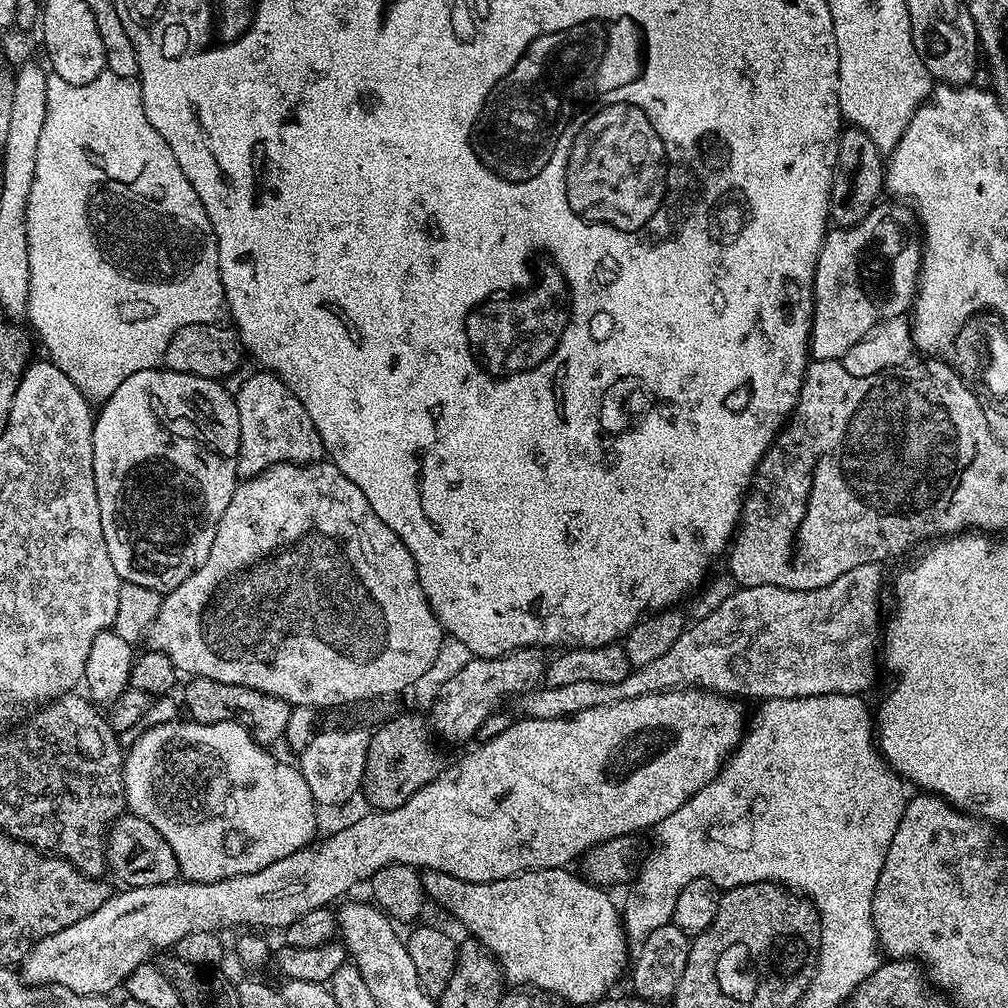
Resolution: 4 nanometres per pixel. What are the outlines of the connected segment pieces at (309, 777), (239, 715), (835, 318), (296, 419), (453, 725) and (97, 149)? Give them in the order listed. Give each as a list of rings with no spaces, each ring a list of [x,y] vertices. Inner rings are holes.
[[[332,728],[329,732],[317,731],[304,749],[298,752],[298,767],[310,794],[321,809],[336,808],[352,800],[361,791],[368,753],[369,729]]]
[[[201,676],[189,679],[187,683],[188,689],[184,692],[182,704],[185,709],[188,707],[187,715],[195,723],[217,724],[223,720],[233,720],[234,723],[247,728],[253,738],[265,746],[272,746],[276,739],[283,737],[293,705],[287,704],[282,698],[265,696],[253,688],[230,686]]]
[[[911,207],[873,208],[871,214],[853,228],[833,227],[820,247],[818,262],[814,270],[812,287],[812,338],[810,356],[812,360],[838,360],[859,340],[884,320],[904,316],[913,307],[916,285],[920,283],[920,258],[922,244],[908,227],[914,224]]]
[[[256,370],[241,382],[240,389],[235,389],[234,399],[240,423],[240,453],[236,463],[240,480],[254,478],[275,464],[314,464],[325,459],[324,443],[314,422],[310,422],[310,414],[306,414],[302,402],[294,398],[279,376]]]
[[[516,648],[505,656],[481,656],[469,660],[454,678],[437,690],[426,716],[431,731],[448,744],[460,744],[470,739],[491,718],[496,703],[503,696],[521,696],[524,692],[531,692],[543,681],[546,660],[542,656],[539,649]]]
[[[105,70],[102,74],[98,74],[98,78],[94,78],[94,82],[86,82],[82,86],[74,86],[73,84],[68,84],[62,78],[58,78],[55,74],[49,75],[46,82],[46,118],[42,122],[42,134],[38,138],[34,180],[30,186],[30,198],[24,213],[26,214],[26,226],[28,227],[28,258],[30,260],[30,288],[28,290],[26,320],[32,323],[33,329],[31,328],[31,331],[33,333],[36,331],[40,335],[40,340],[44,343],[45,350],[49,352],[45,353],[50,357],[52,363],[57,364],[63,370],[66,378],[70,378],[70,382],[74,382],[74,386],[78,386],[78,390],[89,402],[108,400],[110,394],[114,394],[114,390],[118,390],[118,386],[122,386],[122,382],[126,382],[126,378],[130,378],[130,374],[138,374],[138,370],[150,370],[157,367],[163,361],[164,351],[168,345],[169,338],[182,326],[219,324],[225,319],[226,305],[224,302],[224,287],[220,277],[218,246],[216,245],[216,236],[212,233],[210,218],[206,218],[206,210],[202,206],[198,194],[194,194],[194,186],[190,186],[186,174],[182,174],[182,166],[178,166],[178,158],[174,158],[174,150],[170,150],[170,146],[166,146],[166,138],[162,138],[162,134],[158,134],[158,130],[154,130],[154,126],[150,126],[150,118],[146,118],[146,110],[144,109],[144,95],[139,83],[135,79],[118,78],[118,74]]]

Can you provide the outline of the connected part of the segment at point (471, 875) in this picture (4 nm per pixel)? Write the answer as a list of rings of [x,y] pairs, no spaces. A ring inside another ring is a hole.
[[[691,687],[670,692],[651,692],[645,696],[619,700],[606,706],[594,706],[590,710],[582,710],[577,716],[562,720],[517,719],[517,724],[502,729],[497,736],[490,737],[485,744],[478,745],[473,752],[466,753],[453,768],[445,767],[439,776],[434,777],[429,784],[418,789],[406,802],[402,802],[402,806],[398,806],[389,812],[369,811],[367,813],[369,816],[364,816],[361,820],[356,820],[353,824],[338,829],[333,836],[328,836],[325,840],[317,839],[286,858],[270,862],[270,866],[266,866],[254,874],[242,874],[234,878],[219,880],[213,884],[173,882],[171,884],[159,884],[158,886],[146,886],[145,888],[125,887],[120,890],[124,892],[118,893],[117,896],[116,893],[109,895],[104,904],[98,906],[98,910],[94,910],[94,914],[86,914],[86,918],[82,918],[82,922],[74,922],[74,926],[66,926],[62,930],[58,930],[58,934],[50,934],[46,938],[35,941],[32,949],[24,955],[24,959],[18,965],[19,975],[25,984],[57,984],[74,990],[74,994],[108,996],[119,984],[121,987],[127,981],[128,975],[139,964],[145,963],[149,958],[152,958],[155,952],[160,952],[163,948],[171,949],[182,938],[186,938],[186,934],[191,932],[219,933],[220,928],[232,928],[235,924],[253,924],[251,927],[256,930],[264,930],[260,928],[277,928],[277,930],[289,928],[291,924],[298,922],[298,918],[302,918],[302,914],[310,914],[310,910],[329,907],[333,903],[331,900],[337,899],[336,901],[339,901],[344,898],[339,898],[339,896],[346,895],[355,884],[360,884],[363,880],[364,883],[371,881],[373,874],[391,864],[408,864],[417,870],[444,872],[446,875],[452,875],[454,878],[465,880],[468,883],[494,882],[498,879],[516,876],[520,872],[537,871],[540,868],[563,868],[571,865],[570,862],[575,856],[575,860],[583,857],[588,849],[595,847],[596,844],[606,843],[607,840],[616,837],[631,837],[635,834],[634,832],[640,832],[643,828],[655,829],[667,816],[674,814],[674,810],[678,810],[678,806],[682,806],[698,790],[702,790],[702,786],[709,784],[716,777],[717,772],[720,771],[722,762],[736,751],[736,747],[740,745],[744,738],[746,716],[744,720],[744,712],[736,704],[739,703],[735,699],[717,695],[717,693],[703,688]]]

